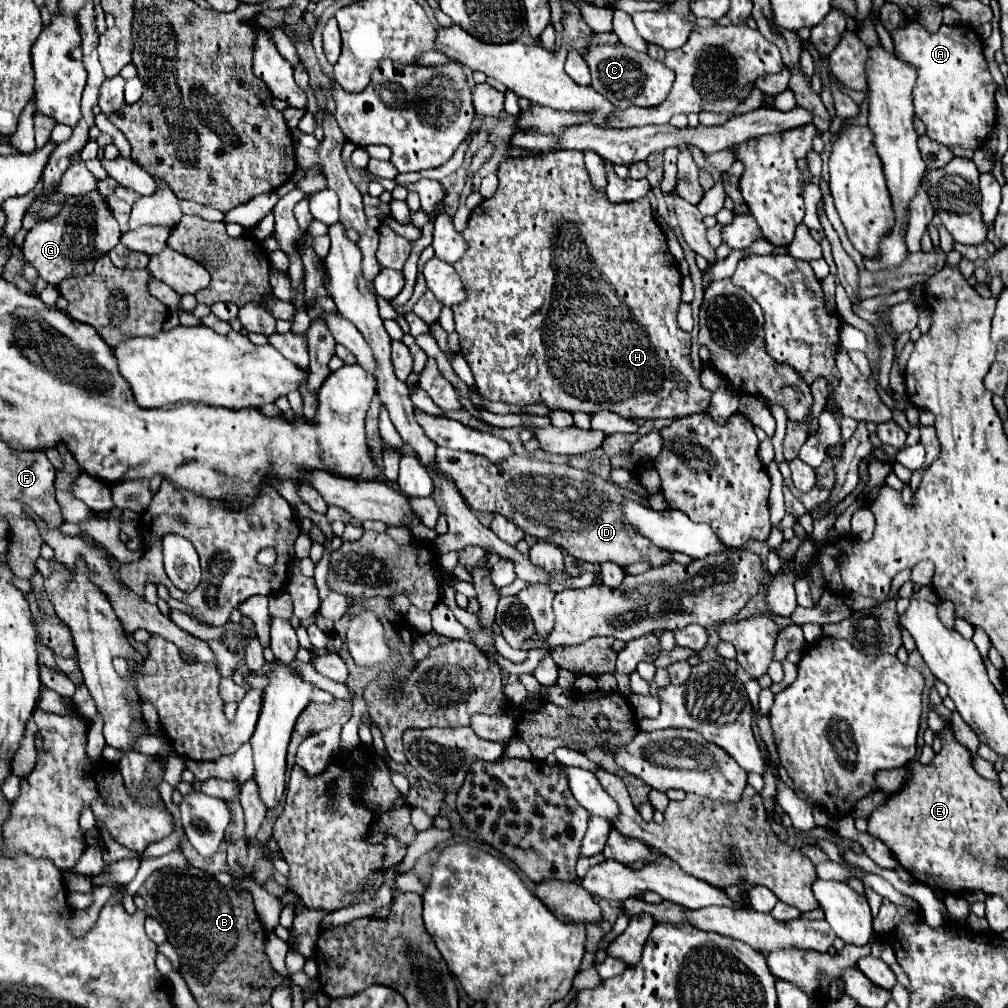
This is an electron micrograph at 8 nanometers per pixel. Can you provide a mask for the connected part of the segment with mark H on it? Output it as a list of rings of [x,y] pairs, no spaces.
[[[557,150],[551,154],[527,156],[525,160],[505,160],[499,164],[497,176],[499,176],[499,188],[495,196],[483,200],[481,206],[477,206],[469,216],[467,228],[463,230],[467,252],[453,266],[459,278],[463,280],[463,288],[467,292],[467,298],[453,306],[455,330],[461,342],[461,354],[465,356],[473,372],[479,394],[491,402],[520,406],[529,405],[529,400],[542,400],[549,410],[587,412],[587,414],[611,410],[629,420],[683,418],[707,410],[711,392],[705,392],[705,388],[701,388],[699,376],[693,372],[689,358],[691,336],[683,332],[677,324],[677,310],[681,304],[681,274],[677,270],[675,258],[667,248],[665,234],[655,222],[649,200],[639,198],[623,204],[609,202],[605,192],[599,192],[591,186],[589,174],[583,164],[583,152],[579,150]]]

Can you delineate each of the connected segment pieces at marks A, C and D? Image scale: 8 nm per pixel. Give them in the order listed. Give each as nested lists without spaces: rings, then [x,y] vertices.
[[[905,22],[901,28],[891,30],[891,38],[895,44],[897,56],[915,64],[919,72],[917,84],[913,90],[913,96],[915,96],[913,102],[915,102],[915,116],[921,118],[923,124],[927,126],[927,136],[945,146],[961,146],[969,150],[981,148],[995,126],[997,84],[993,82],[987,70],[987,62],[983,56],[983,42],[977,36],[977,32],[971,26],[953,24],[953,26],[941,26],[939,32],[935,34],[925,34],[925,30],[917,22]]]
[[[623,44],[589,46],[587,52],[583,54],[583,60],[591,70],[591,88],[601,96],[605,96],[615,108],[657,106],[667,98],[671,84],[675,80],[675,74],[663,62],[651,60],[647,54],[627,48]]]
[[[437,447],[439,470],[449,476],[471,510],[495,512],[517,524],[525,534],[551,542],[571,556],[591,564],[613,562],[621,568],[647,562],[659,568],[671,562],[671,552],[647,540],[623,516],[623,494],[619,486],[567,464],[551,464],[535,458],[511,456],[491,464],[485,456]]]

